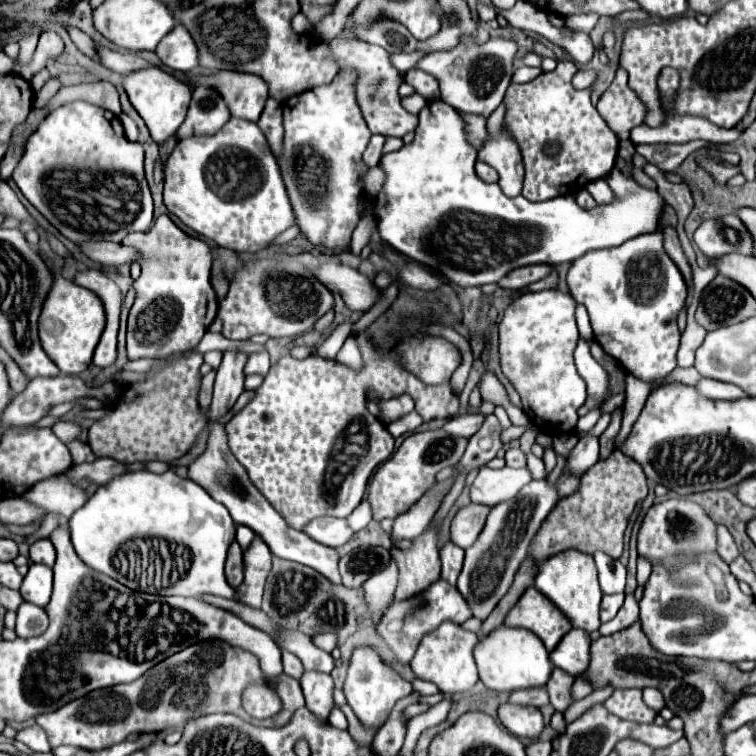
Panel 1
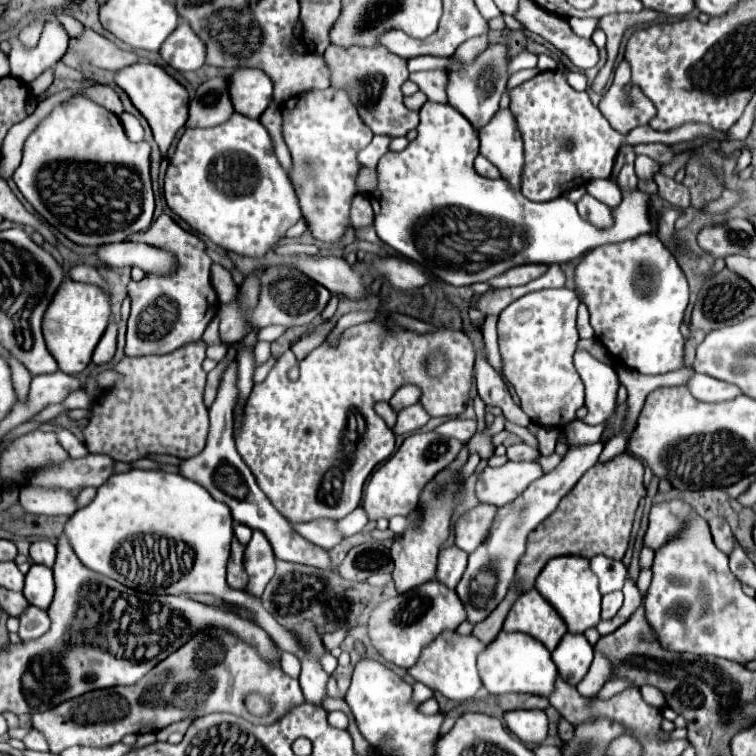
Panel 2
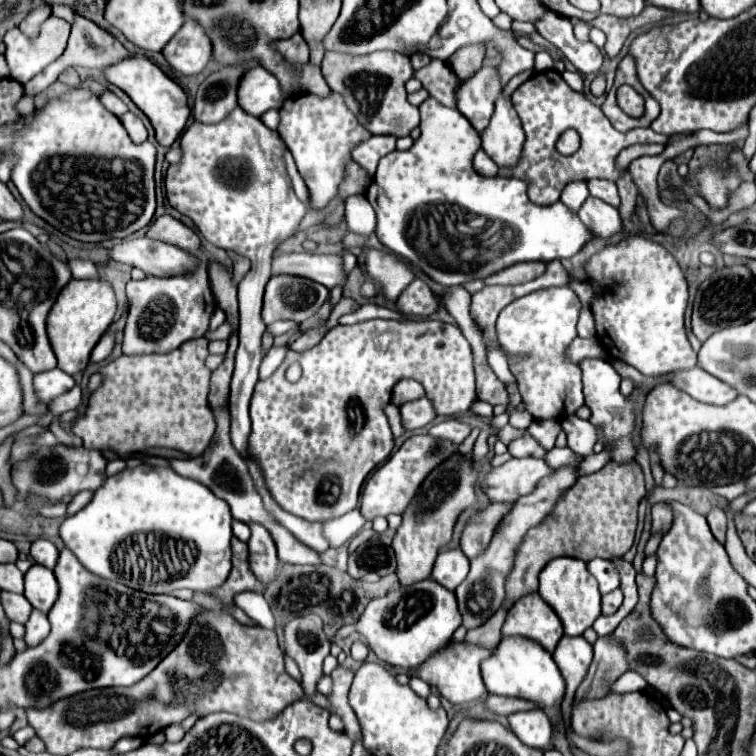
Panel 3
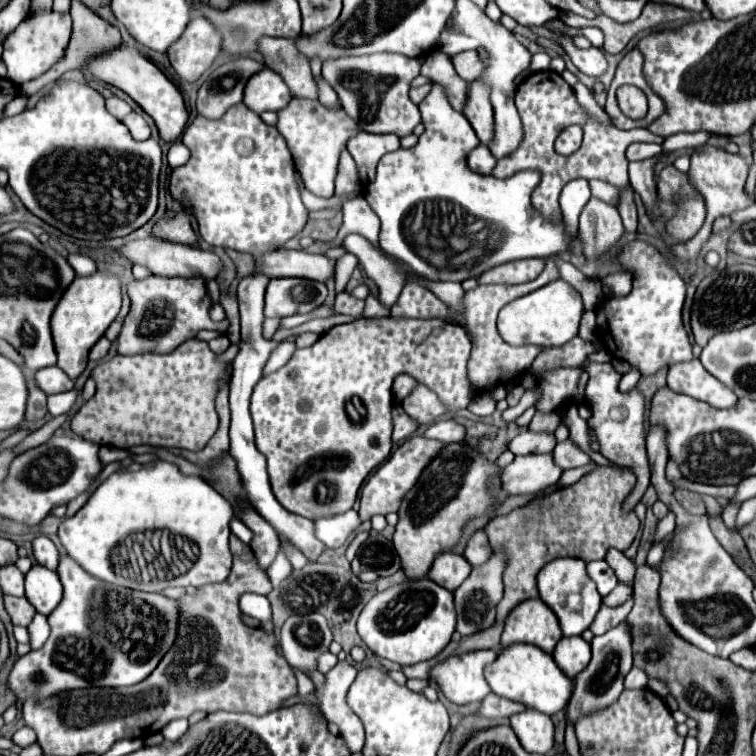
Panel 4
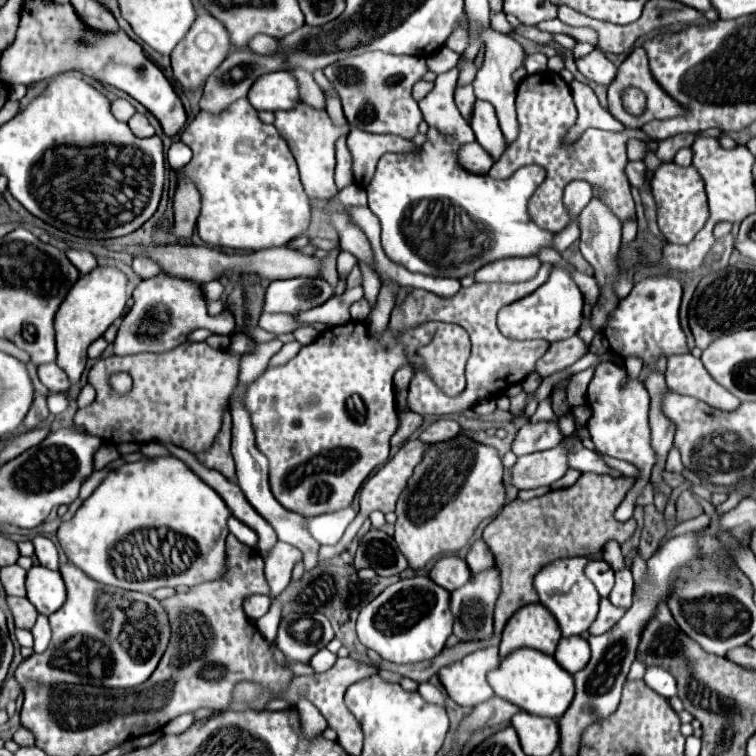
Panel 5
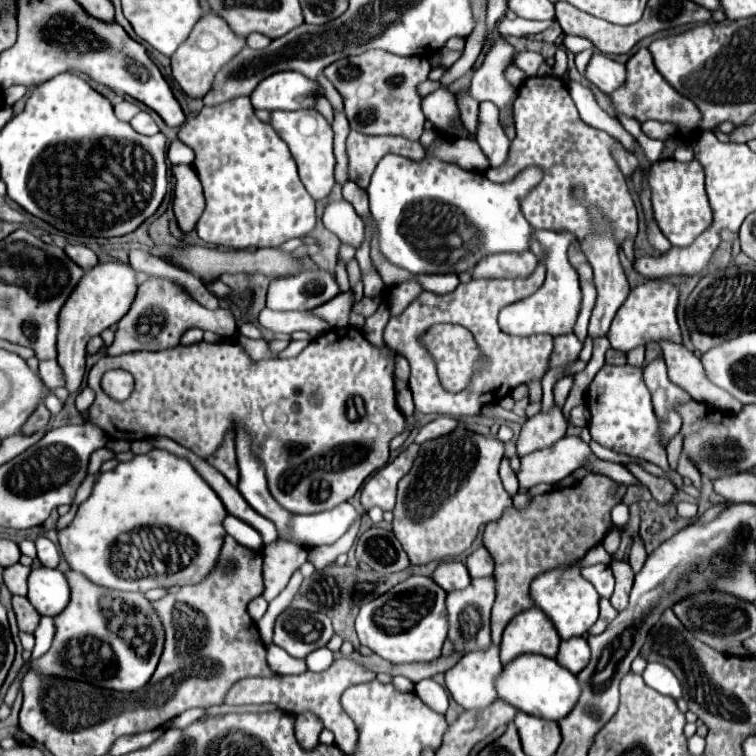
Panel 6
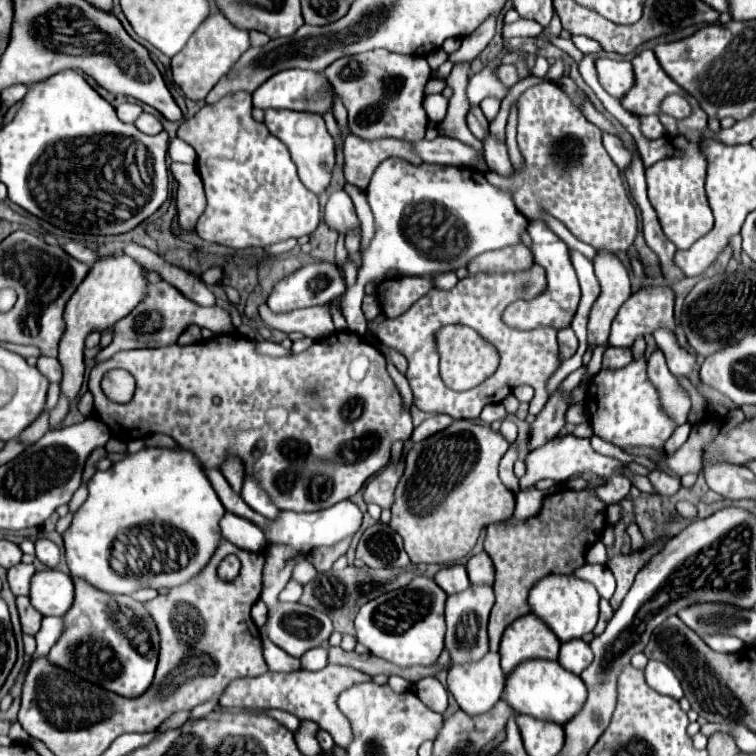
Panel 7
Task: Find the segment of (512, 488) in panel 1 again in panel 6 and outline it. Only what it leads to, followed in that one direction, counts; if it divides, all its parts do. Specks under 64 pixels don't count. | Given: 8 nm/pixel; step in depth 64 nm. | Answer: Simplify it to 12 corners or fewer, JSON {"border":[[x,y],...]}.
{"border":[[578,436],[520,458],[518,484],[556,484],[588,458]]}

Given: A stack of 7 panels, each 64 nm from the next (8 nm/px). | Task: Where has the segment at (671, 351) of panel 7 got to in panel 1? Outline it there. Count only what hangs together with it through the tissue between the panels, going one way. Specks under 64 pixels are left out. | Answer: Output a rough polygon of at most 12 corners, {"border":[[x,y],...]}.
{"border":[[702,378],[696,386],[712,400],[738,400],[748,394],[726,382]]}

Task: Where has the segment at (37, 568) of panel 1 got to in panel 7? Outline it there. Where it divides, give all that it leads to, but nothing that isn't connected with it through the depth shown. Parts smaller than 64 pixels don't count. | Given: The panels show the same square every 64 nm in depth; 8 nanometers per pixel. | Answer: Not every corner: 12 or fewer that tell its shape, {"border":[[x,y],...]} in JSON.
{"border":[[60,570],[32,576],[32,606],[64,616],[74,602],[72,578]]}

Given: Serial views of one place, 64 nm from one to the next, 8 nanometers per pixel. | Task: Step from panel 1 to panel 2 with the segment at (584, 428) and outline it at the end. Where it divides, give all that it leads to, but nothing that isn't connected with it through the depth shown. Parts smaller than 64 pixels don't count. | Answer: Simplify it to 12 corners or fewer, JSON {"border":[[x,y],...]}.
{"border":[[586,350],[574,366],[586,386],[588,414],[600,424],[616,414],[620,386],[614,368]]}

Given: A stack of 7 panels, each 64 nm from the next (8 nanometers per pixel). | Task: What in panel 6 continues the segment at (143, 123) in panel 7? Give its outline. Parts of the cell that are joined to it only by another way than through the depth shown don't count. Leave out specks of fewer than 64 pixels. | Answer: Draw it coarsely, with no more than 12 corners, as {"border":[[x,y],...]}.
{"border":[[138,112],[130,126],[146,136],[158,134],[148,112]]}

